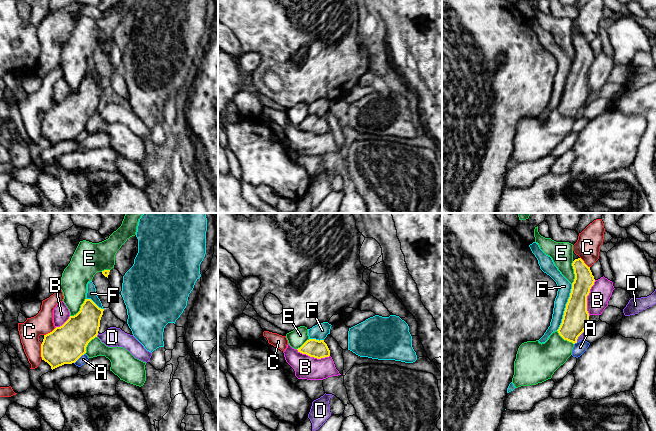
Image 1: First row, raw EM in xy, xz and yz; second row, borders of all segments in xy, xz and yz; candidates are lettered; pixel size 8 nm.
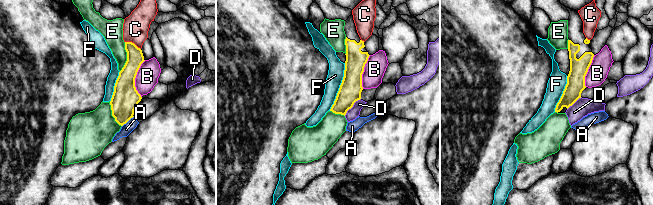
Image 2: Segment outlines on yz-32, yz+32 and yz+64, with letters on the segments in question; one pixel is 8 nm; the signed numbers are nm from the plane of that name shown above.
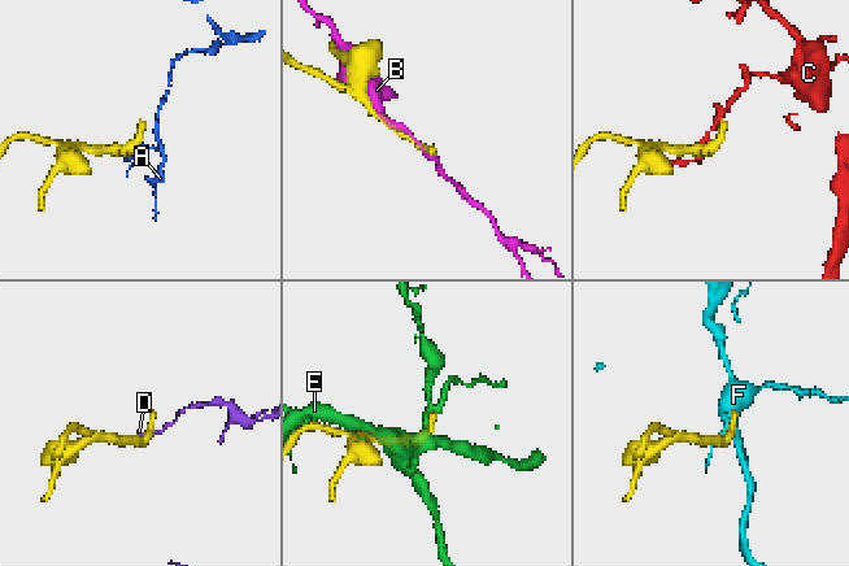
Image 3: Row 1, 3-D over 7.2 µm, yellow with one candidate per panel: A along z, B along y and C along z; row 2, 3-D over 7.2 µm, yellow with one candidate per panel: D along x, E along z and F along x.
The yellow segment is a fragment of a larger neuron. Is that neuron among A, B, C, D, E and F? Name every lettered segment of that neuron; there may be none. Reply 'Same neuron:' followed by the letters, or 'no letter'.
Same neuron: no letter

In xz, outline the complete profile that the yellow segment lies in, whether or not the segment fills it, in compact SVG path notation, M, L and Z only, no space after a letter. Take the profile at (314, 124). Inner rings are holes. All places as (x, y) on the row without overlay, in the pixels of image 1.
M309 115L300 124L298 128L306 130L317 135L330 132L330 126L324 116Z

